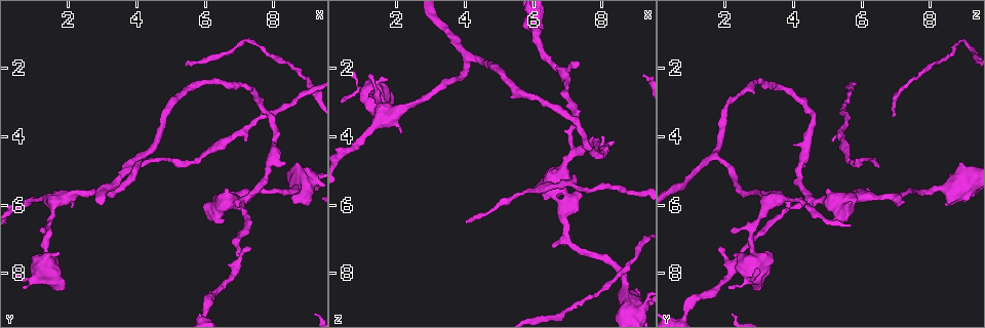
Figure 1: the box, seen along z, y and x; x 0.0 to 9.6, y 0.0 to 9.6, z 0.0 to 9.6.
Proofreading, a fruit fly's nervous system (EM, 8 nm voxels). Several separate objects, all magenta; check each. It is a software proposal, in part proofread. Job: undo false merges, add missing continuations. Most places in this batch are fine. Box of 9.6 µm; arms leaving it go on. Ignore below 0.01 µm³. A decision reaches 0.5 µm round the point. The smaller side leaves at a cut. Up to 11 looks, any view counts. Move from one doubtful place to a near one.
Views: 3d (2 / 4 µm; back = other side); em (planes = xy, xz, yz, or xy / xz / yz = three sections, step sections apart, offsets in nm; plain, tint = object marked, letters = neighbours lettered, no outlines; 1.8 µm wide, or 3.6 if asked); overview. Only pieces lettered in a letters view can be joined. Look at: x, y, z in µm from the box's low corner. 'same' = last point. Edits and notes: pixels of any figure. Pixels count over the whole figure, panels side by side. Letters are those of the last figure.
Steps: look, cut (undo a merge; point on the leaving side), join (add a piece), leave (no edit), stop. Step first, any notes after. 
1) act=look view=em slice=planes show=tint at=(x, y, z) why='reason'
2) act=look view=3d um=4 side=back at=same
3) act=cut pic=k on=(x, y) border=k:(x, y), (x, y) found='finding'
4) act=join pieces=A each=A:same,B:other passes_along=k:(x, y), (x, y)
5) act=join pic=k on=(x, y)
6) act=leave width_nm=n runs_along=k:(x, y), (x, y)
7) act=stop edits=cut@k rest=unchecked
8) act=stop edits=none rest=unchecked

act=look view=em slice=xy step=8 show=tint at=(6.95, 5.85, 6.95) why='abrupt turn'

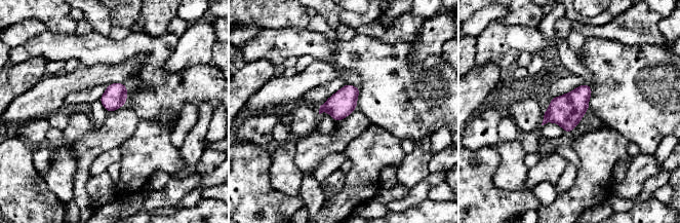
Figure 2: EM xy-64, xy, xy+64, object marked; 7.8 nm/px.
act=look view=em slice=planes show=letters at=same

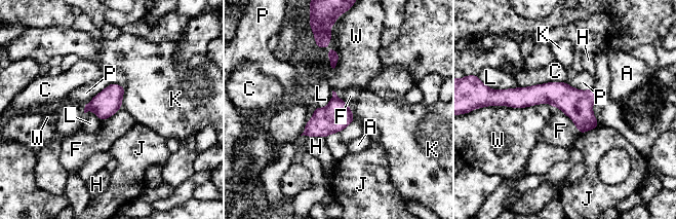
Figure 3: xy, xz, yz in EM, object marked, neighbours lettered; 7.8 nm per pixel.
act=leave each=A:other,C:other,F:other,H:other,J:other,K:other,L:other,P:other,W:other found='all the same cell'

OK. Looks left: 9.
act=look view=3d um=4 at=(4.05, 4.85, 6.50) why='tapers out'

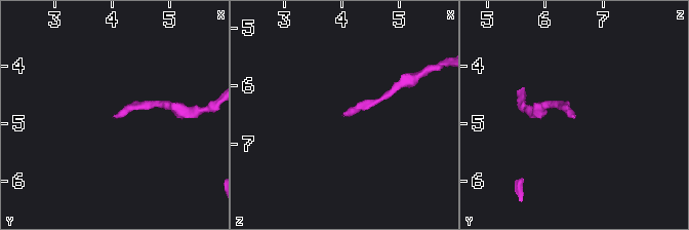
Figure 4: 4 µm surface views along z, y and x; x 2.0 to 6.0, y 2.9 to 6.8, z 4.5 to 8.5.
act=look view=em slice=planes show=letters at=(4.05, 4.85, 6.50)

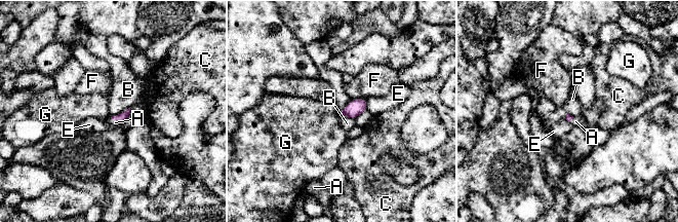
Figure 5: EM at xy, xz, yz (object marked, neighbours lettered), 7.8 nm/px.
act=join pieces=A each=A:same,B:other,C:other,E:other,F:other,G:other passes_along=5:(122, 116), (115, 119), (115, 122) found='the cell continues'

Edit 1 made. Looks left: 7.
act=look view=overview

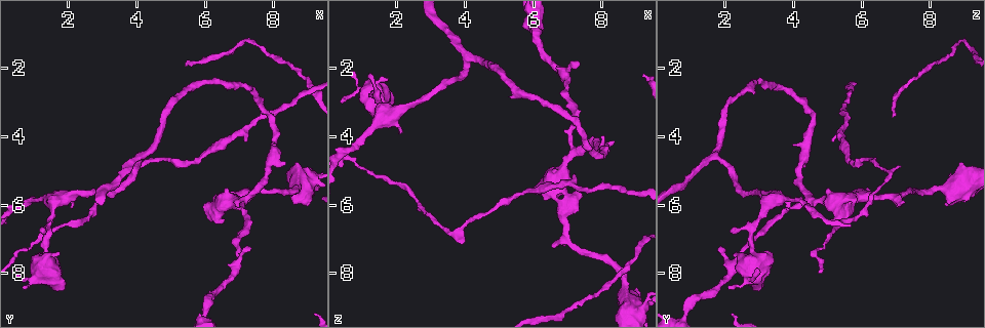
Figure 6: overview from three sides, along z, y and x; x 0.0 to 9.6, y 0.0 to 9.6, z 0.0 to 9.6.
act=look view=em slice=planes show=letters at=(7.30, 7.25, 1.85) why='tapers out'

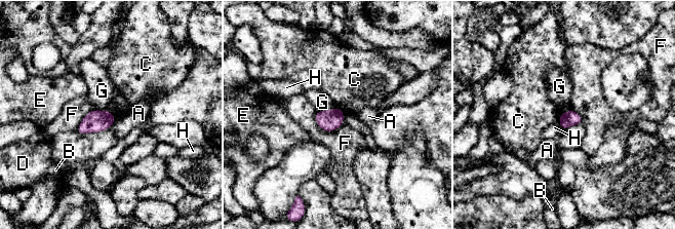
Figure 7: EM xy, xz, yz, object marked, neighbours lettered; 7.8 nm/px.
act=leave each=A:other,B:other,C:other,D:other,E:other,F:other,G:other,H:other found='no lettered piece goes on from it'

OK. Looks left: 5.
act=look view=3d um=4 at=(1.35, 7.45, 2.85) why='calibre changes'

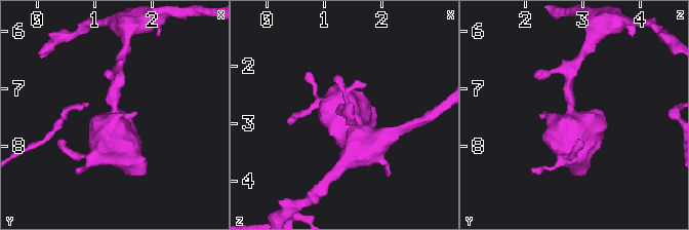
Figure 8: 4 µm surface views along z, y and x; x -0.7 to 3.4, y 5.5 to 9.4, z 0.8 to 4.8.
act=look view=em slice=xz step=8 show=tint at=(1.35, 7.45, 2.80)

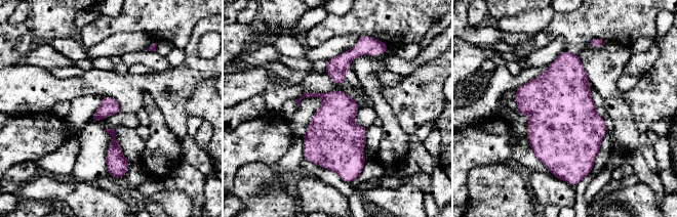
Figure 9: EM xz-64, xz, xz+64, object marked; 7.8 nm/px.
act=look view=em slice=xz step=8 show=letters at=same

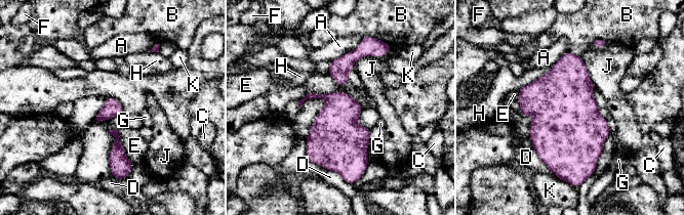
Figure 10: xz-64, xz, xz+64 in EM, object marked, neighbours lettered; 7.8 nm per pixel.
act=leave each=A:other,B:other,C:other,D:other,E:other,F:other,G:other,H:other,J:other,K:other border=10:(297, 100), (347, 92), (363, 109) found='one cell here'

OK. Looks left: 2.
act=stop edits=join@5 rest=unchecked

